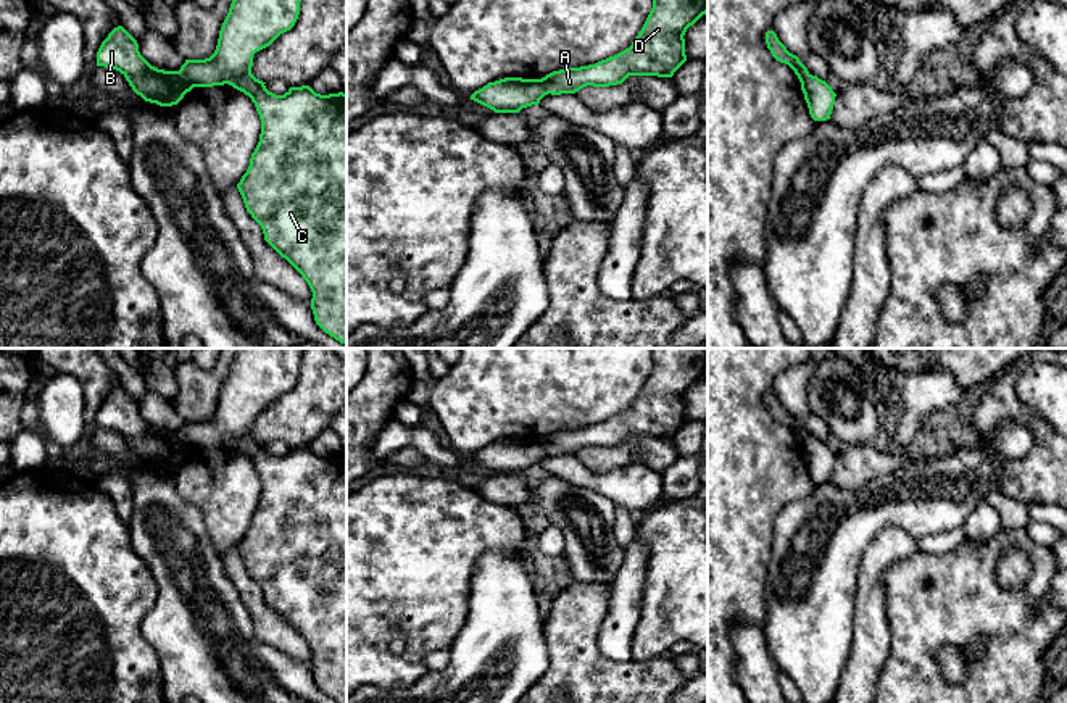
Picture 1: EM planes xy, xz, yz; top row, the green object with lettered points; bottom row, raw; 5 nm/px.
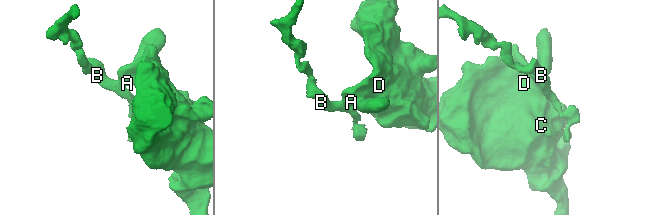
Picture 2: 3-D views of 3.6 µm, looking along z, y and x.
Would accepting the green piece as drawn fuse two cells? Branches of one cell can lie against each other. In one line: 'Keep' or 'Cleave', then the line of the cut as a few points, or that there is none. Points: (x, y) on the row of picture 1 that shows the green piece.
Cleave. Split along xy (176, 71), (192, 87)

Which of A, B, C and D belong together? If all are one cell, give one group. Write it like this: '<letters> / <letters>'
A C D / B

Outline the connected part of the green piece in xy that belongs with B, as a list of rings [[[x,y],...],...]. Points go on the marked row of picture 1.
[[[114,27],[97,52],[97,66],[119,71],[132,90],[160,106],[177,105],[192,87],[177,71],[152,66],[139,52],[137,40],[122,27]]]

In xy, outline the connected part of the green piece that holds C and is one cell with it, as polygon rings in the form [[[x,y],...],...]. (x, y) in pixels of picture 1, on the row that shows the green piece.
[[[232,0],[219,31],[214,53],[205,60],[185,60],[177,71],[193,87],[229,84],[251,98],[261,119],[259,142],[237,189],[247,211],[261,226],[264,240],[308,282],[316,324],[347,345],[347,94],[316,94],[309,85],[290,87],[284,95],[266,89],[251,74],[253,55],[290,31],[300,15],[301,0]]]

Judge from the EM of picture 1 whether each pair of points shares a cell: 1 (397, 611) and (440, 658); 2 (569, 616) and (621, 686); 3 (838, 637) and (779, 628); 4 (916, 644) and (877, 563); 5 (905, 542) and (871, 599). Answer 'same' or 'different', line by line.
1: different
2: same
3: same
4: different
5: same

